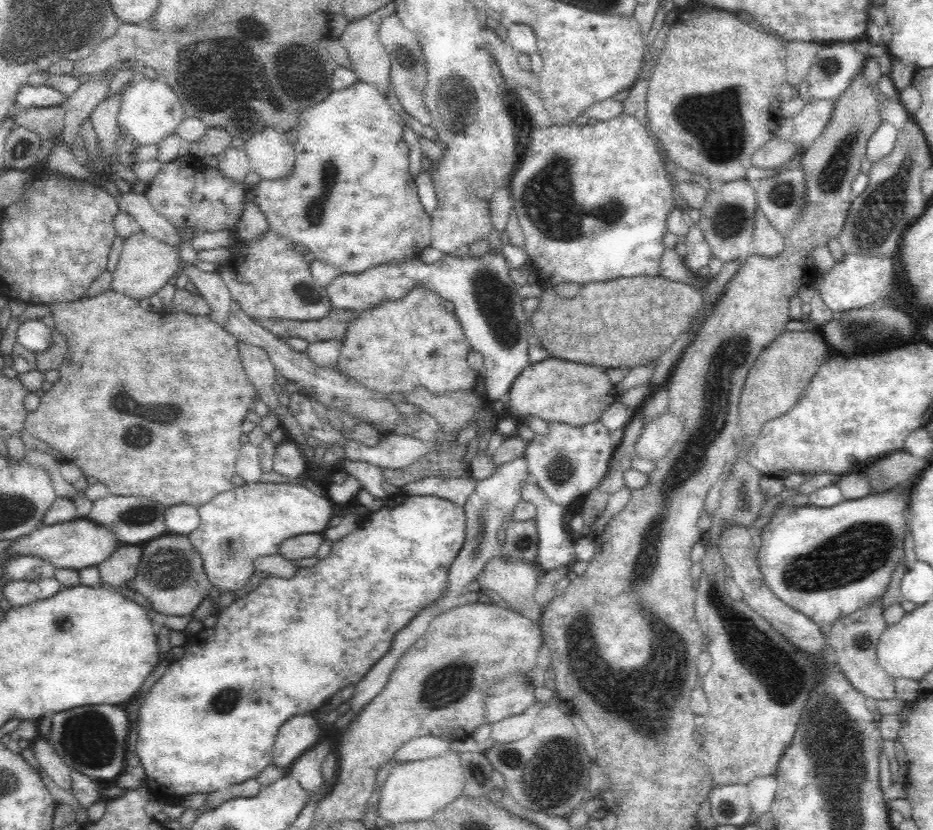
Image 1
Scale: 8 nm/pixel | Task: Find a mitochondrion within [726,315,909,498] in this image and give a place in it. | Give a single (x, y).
(852, 333)

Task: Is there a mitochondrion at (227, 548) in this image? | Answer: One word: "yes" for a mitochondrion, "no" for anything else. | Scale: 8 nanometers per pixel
yes

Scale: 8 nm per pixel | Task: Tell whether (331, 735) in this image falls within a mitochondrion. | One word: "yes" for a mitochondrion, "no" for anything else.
no

